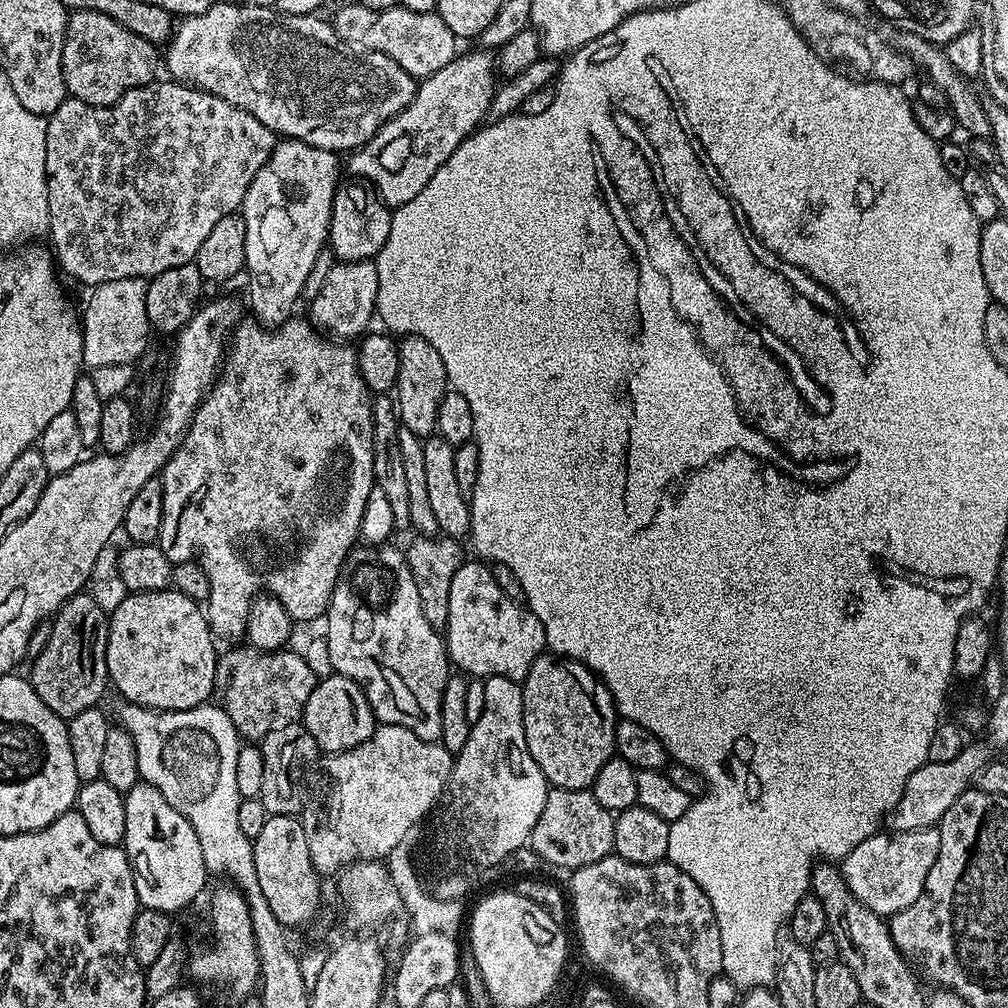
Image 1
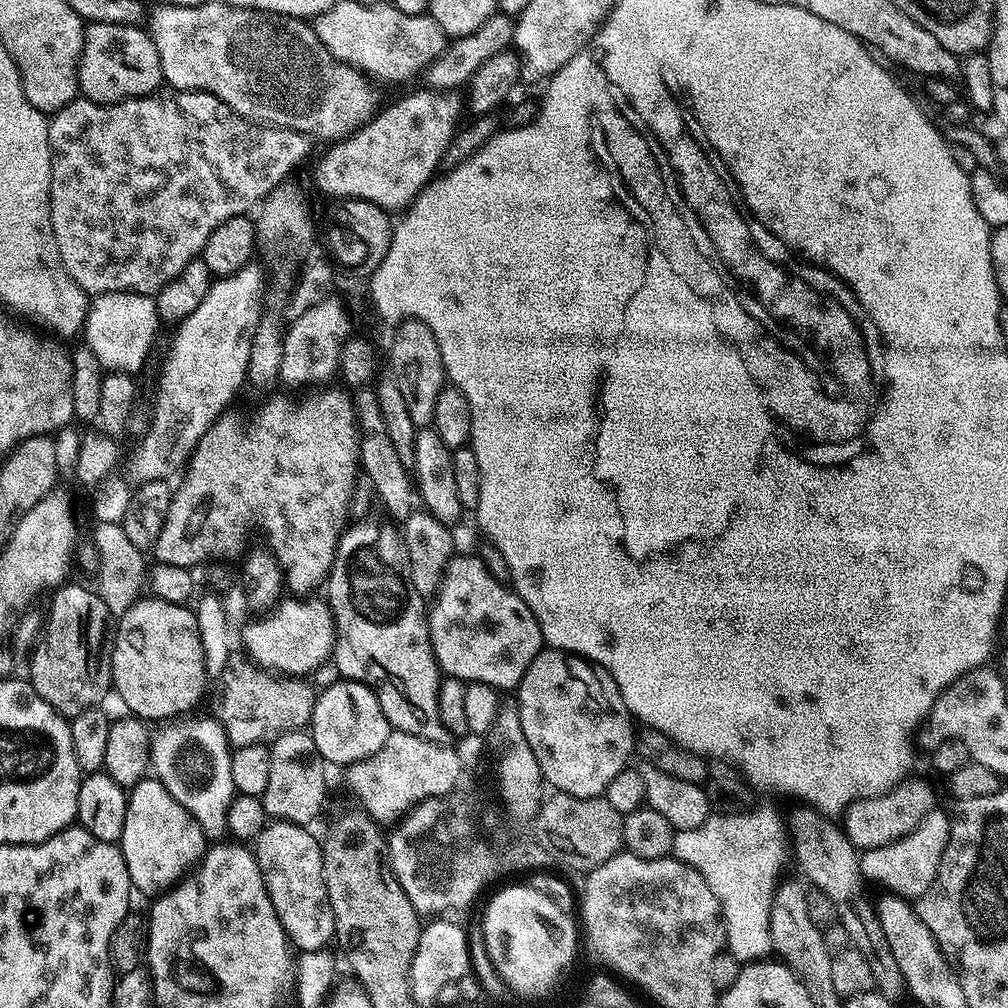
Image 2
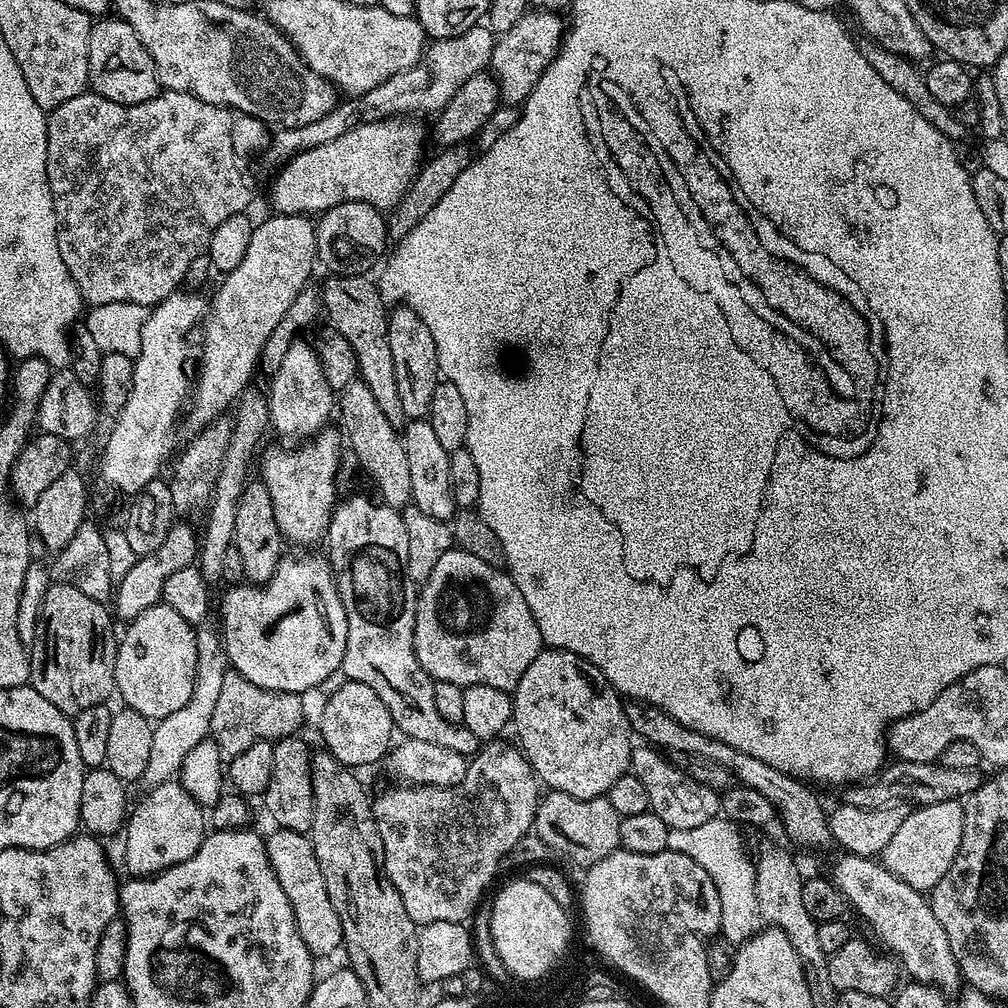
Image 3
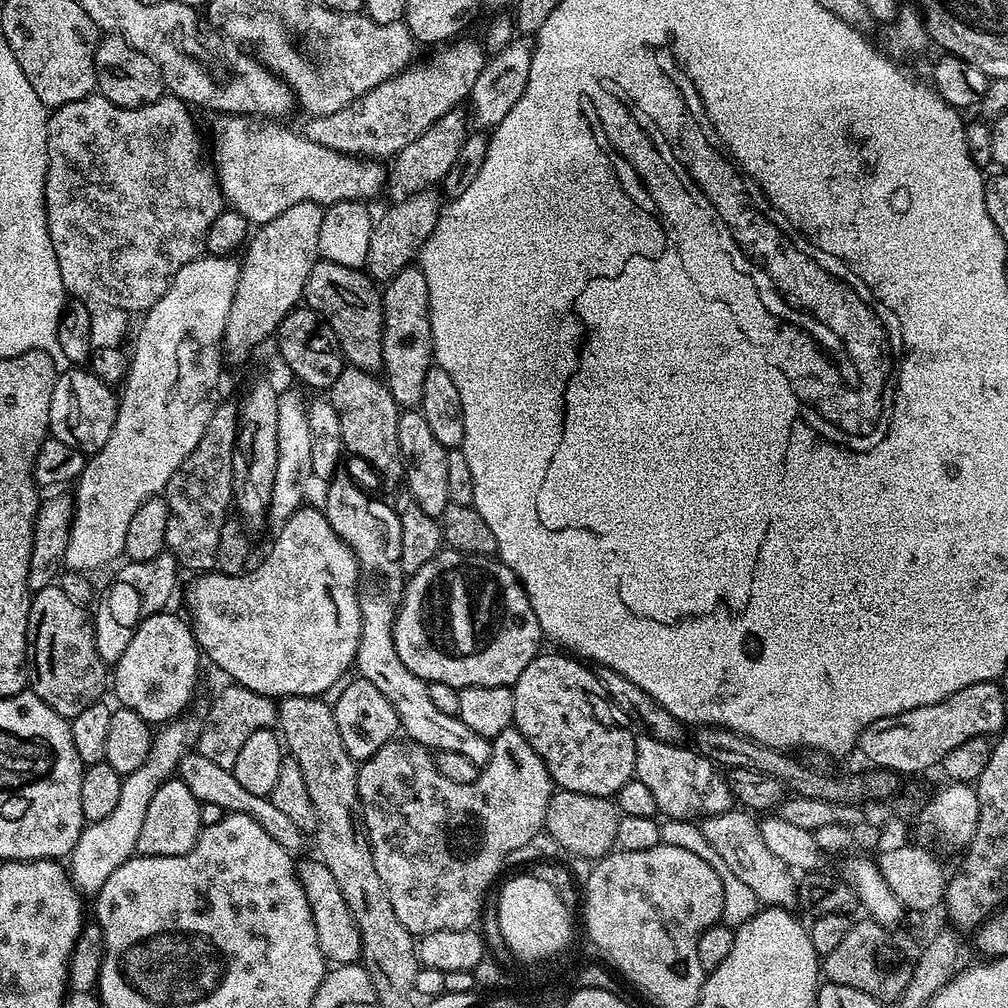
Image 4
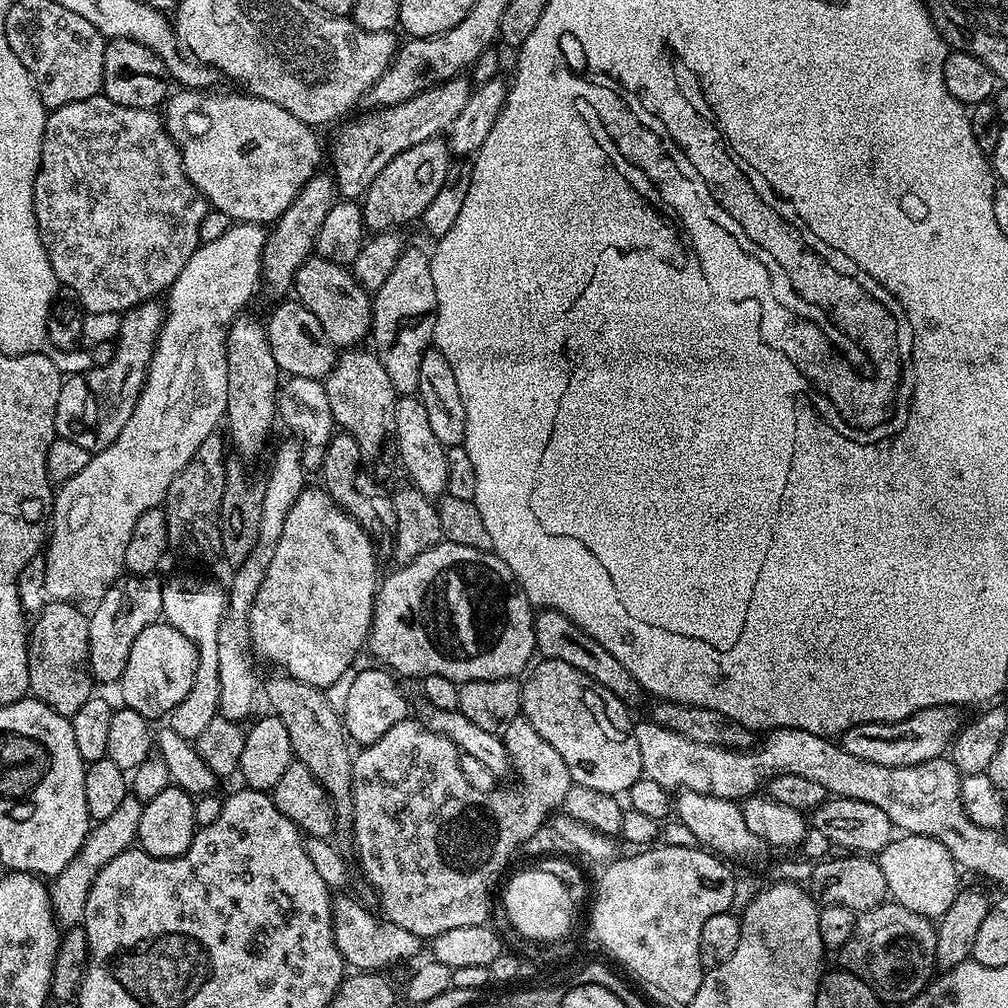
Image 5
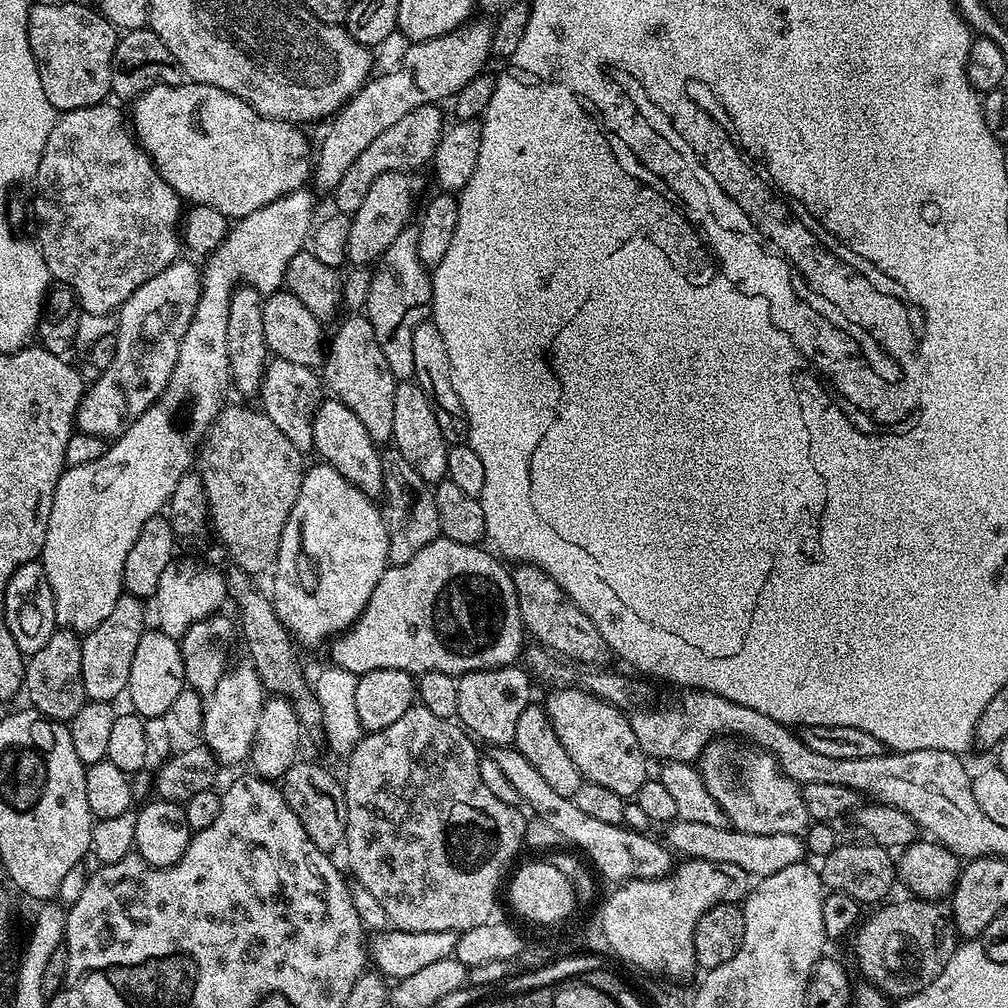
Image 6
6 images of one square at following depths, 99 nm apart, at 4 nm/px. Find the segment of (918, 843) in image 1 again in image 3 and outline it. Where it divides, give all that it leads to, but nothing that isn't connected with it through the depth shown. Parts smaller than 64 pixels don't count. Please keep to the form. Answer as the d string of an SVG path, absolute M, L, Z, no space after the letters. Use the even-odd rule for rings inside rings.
M960 800L946 802L935 802L933 805L924 807L916 806L904 817L902 826L898 826L898 834L886 842L886 846L879 854L879 861L906 886L914 886L914 890L925 894L931 893L946 870L954 862L958 855L958 846L962 846L962 818L964 817L964 806Z

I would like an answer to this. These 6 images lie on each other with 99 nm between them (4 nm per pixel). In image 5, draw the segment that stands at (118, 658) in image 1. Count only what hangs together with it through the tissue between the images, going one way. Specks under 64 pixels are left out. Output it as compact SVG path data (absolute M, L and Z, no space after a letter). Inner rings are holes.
M165 622L146 626L146 630L134 638L130 658L126 658L126 670L118 681L123 707L138 710L149 722L155 721L155 716L167 717L190 693L199 660L196 644L174 626Z

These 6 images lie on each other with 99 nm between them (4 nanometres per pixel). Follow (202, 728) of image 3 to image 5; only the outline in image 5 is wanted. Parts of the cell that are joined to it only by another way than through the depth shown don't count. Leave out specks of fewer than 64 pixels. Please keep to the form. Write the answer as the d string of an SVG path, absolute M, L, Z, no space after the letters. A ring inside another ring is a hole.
M130 794L122 798L122 803L110 814L110 818L93 823L88 830L88 836L84 839L84 844L72 861L51 881L50 895L52 898L52 912L56 916L56 923L61 929L67 930L75 928L83 921L84 910L86 908L86 898L90 894L90 886L94 882L97 874L104 869L107 864L118 854L128 851L137 843L138 822L142 822L142 810L144 804Z

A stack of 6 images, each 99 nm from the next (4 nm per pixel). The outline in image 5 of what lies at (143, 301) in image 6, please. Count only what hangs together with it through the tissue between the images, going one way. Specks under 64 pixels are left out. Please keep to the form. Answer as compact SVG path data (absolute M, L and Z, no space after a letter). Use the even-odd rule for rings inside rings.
M159 299L147 300L131 312L123 313L118 347L113 361L104 367L93 366L89 372L72 374L64 380L60 404L56 407L56 435L59 439L78 442L90 453L106 450L130 422L130 414L140 396L140 386L156 349L156 338L164 325L166 308Z

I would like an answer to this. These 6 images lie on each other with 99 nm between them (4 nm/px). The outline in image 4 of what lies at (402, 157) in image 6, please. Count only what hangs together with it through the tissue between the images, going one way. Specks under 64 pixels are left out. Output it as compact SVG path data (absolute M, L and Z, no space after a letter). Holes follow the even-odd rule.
M464 39L451 41L437 51L441 52L433 60L405 68L354 102L342 106L342 110L312 116L309 124L302 128L302 135L310 138L310 142L318 142L318 146L326 146L347 156L395 157L396 153L410 146L410 142L430 130L430 126L434 126L442 114L450 114L450 110L461 107L471 97L474 82L478 82L478 74L482 74L484 69L486 53L479 39Z

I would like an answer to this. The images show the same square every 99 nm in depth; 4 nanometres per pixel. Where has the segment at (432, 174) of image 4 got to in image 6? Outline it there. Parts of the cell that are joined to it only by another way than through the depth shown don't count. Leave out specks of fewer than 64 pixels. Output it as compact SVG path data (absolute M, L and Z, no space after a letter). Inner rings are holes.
M412 170L387 172L378 178L366 190L366 198L362 198L362 206L351 213L350 238L346 242L347 263L352 266L368 266L380 259L390 242L398 238L403 228L409 227L412 207L416 204L416 195L420 192L420 180Z

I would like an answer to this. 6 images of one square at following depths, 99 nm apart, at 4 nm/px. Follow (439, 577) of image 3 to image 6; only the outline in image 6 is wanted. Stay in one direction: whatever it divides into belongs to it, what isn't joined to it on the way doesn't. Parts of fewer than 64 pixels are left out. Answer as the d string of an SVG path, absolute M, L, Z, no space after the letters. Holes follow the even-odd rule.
M437 538L434 542L430 542L430 546L422 546L422 550L418 550L418 554L414 554L414 558L410 558L410 562L393 564L385 568L384 573L378 578L378 586L374 586L374 594L370 594L363 614L359 616L355 624L347 632L335 637L331 641L331 663L335 667L345 668L346 671L353 674L363 674L365 672L389 668L390 670L402 670L403 672L411 672L413 674L441 672L442 674L450 674L457 678L466 675L468 672L477 672L487 668L507 668L515 665L521 659L522 653L526 648L526 643L524 644L524 640L526 641L524 623L518 610L518 594L512 581L511 571L507 567L504 569L499 564L501 561L495 555L492 557L490 553L483 552L482 549L483 547L474 544L450 542L443 538Z

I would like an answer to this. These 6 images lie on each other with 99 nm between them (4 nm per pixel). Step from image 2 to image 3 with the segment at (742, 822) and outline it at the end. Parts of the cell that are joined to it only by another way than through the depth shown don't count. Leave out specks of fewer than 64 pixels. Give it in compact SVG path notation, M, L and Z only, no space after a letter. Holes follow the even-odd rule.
M717 818L704 825L712 830L712 872L718 898L722 900L722 918L719 935L731 944L741 945L749 935L761 927L758 898L756 897L756 865L753 857L744 853L741 829L727 818Z

